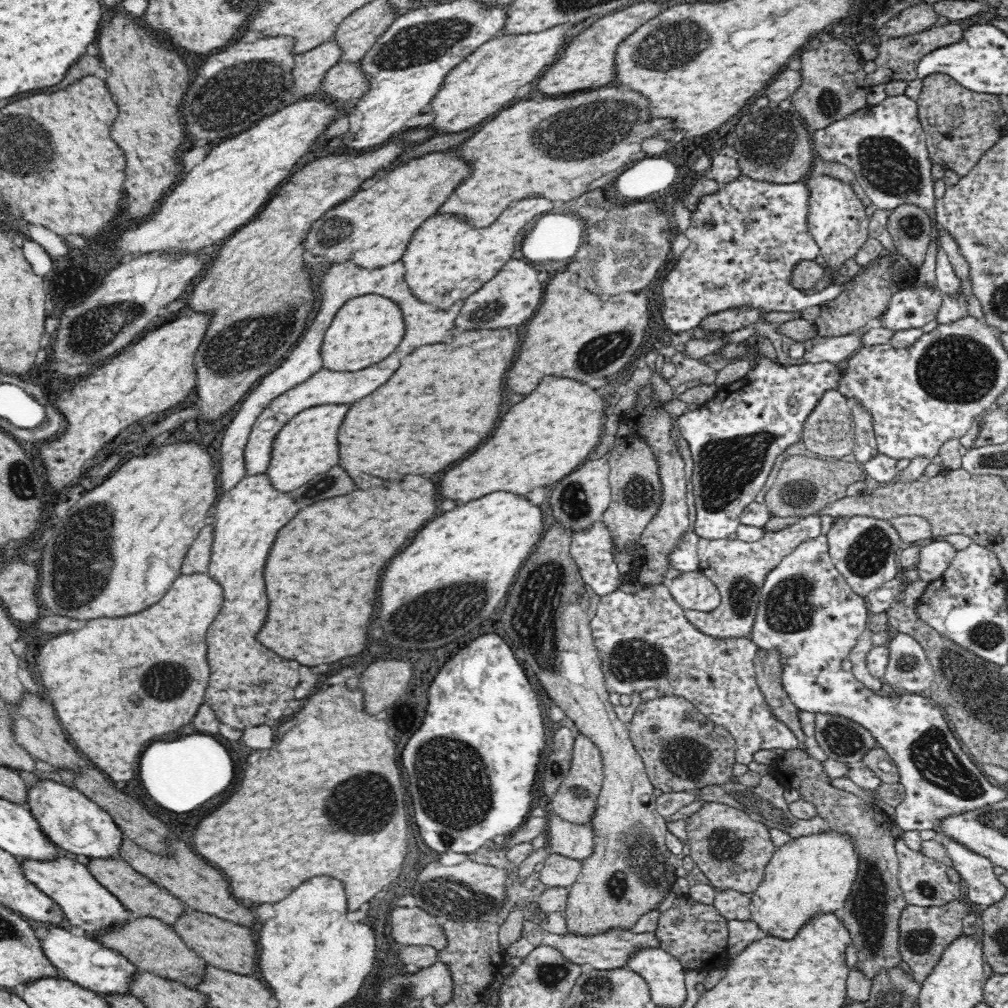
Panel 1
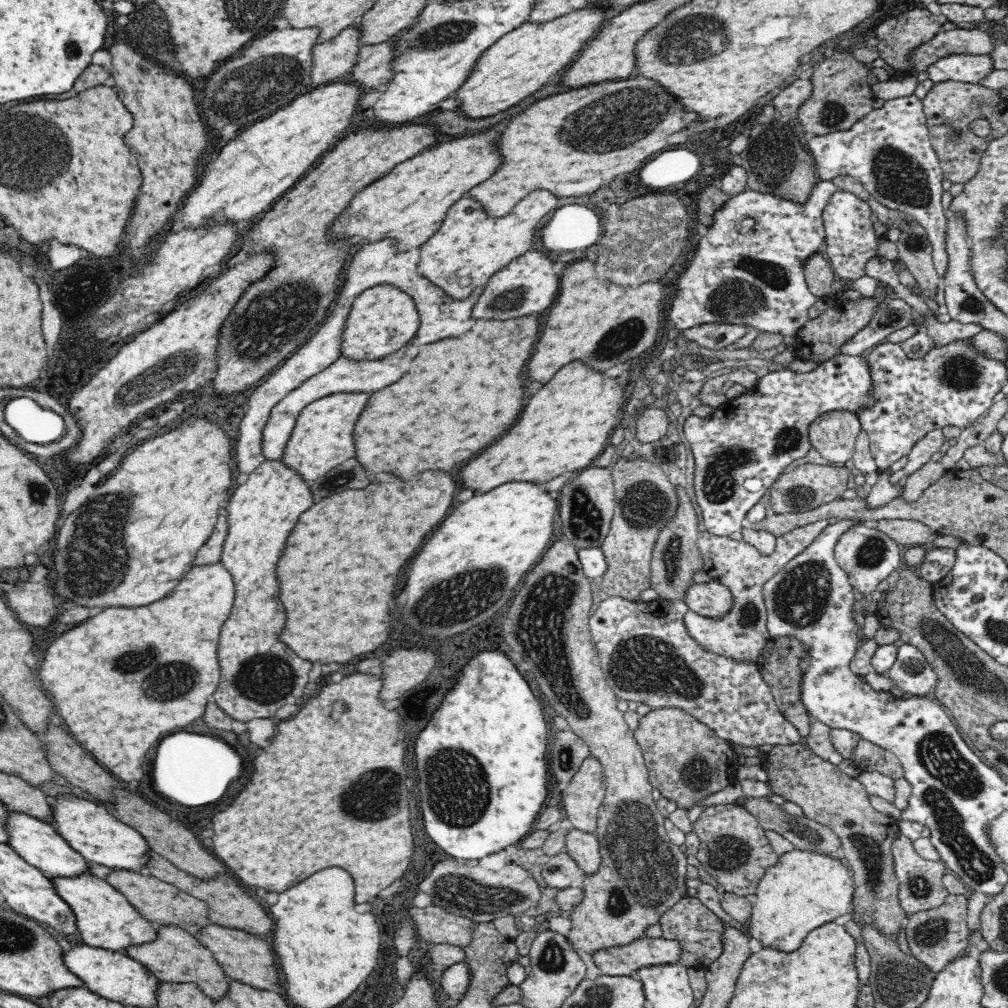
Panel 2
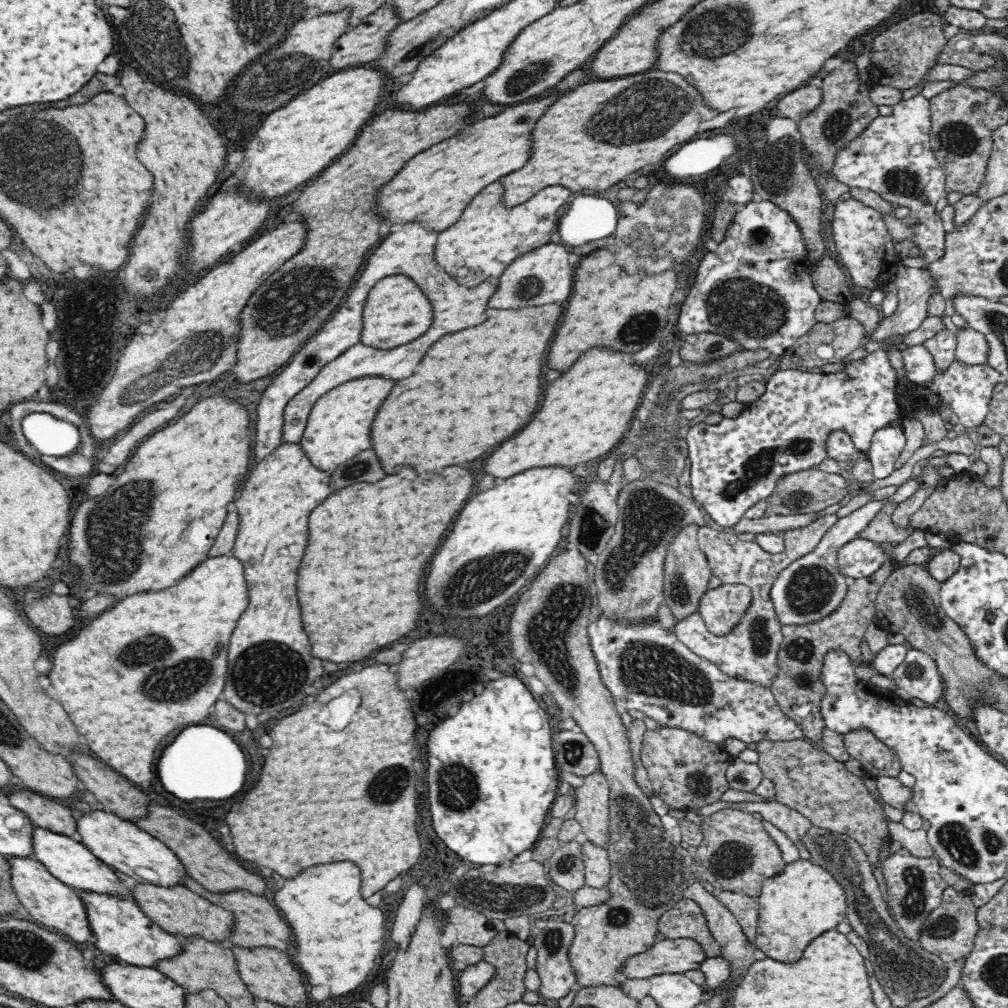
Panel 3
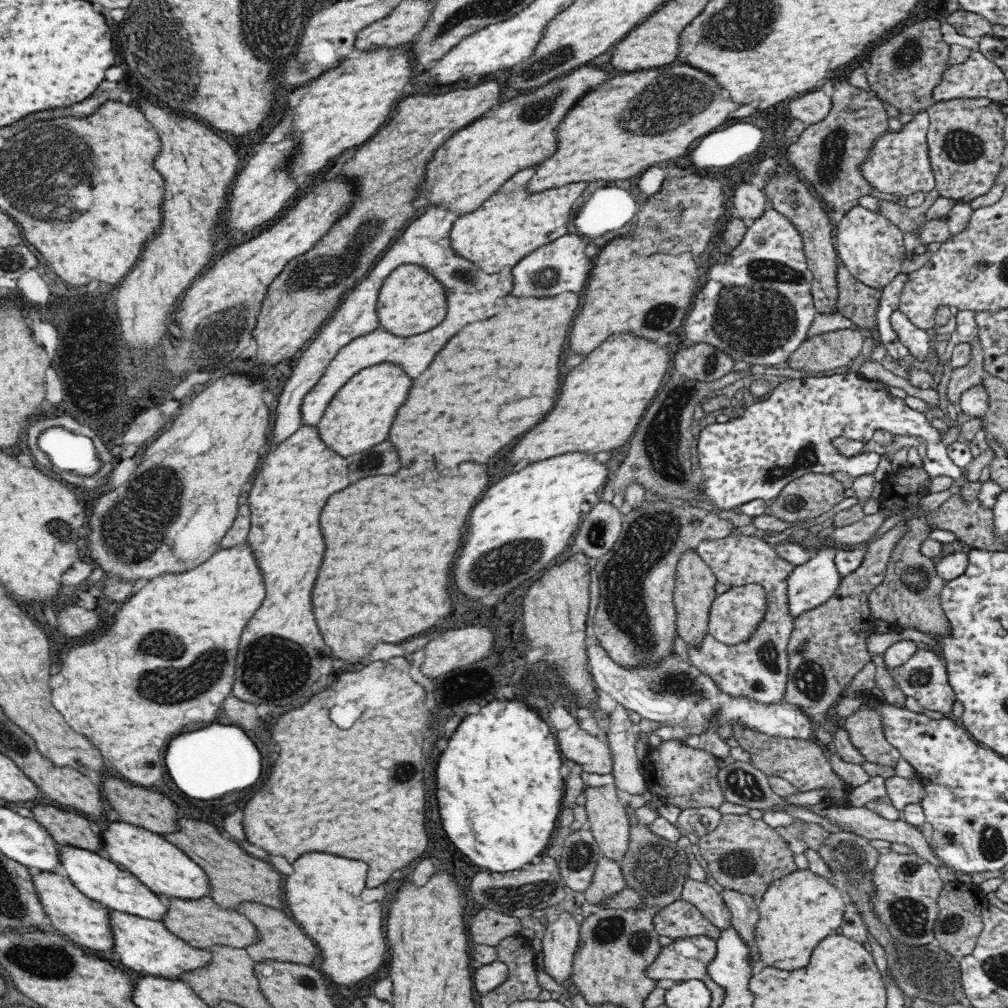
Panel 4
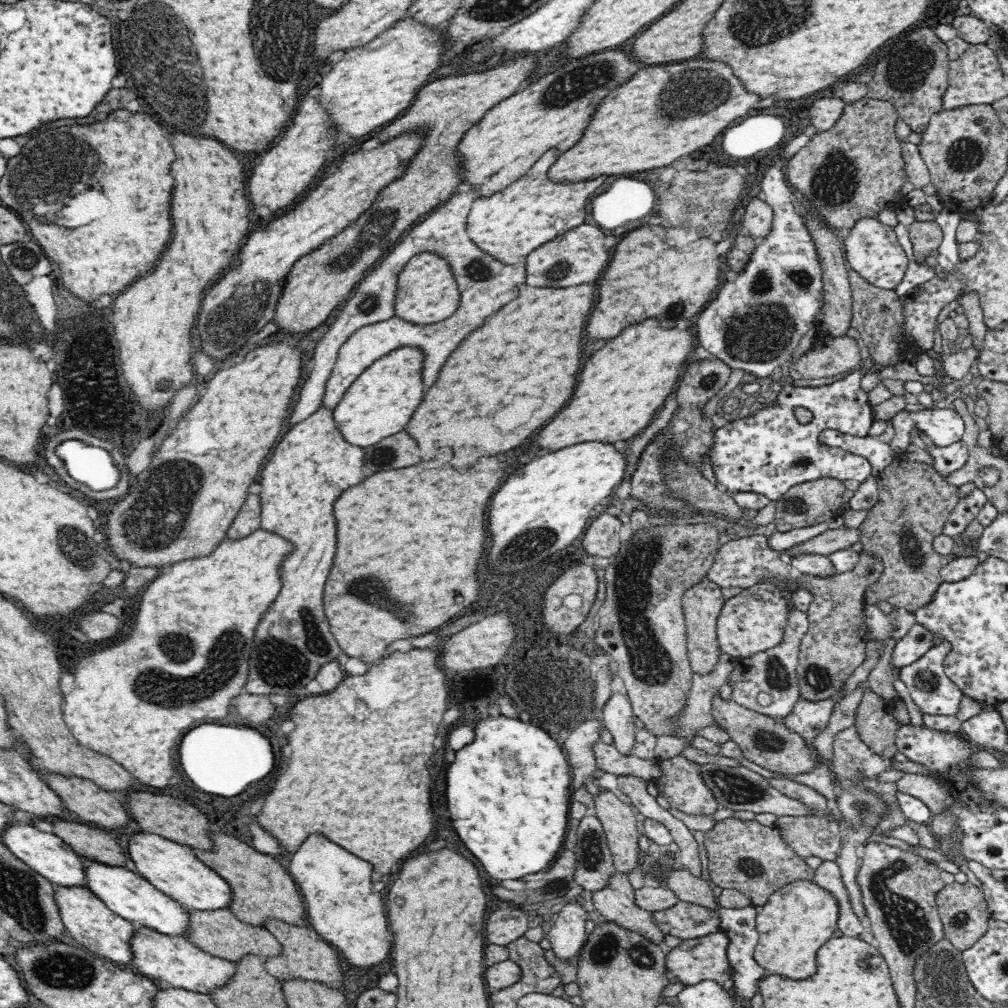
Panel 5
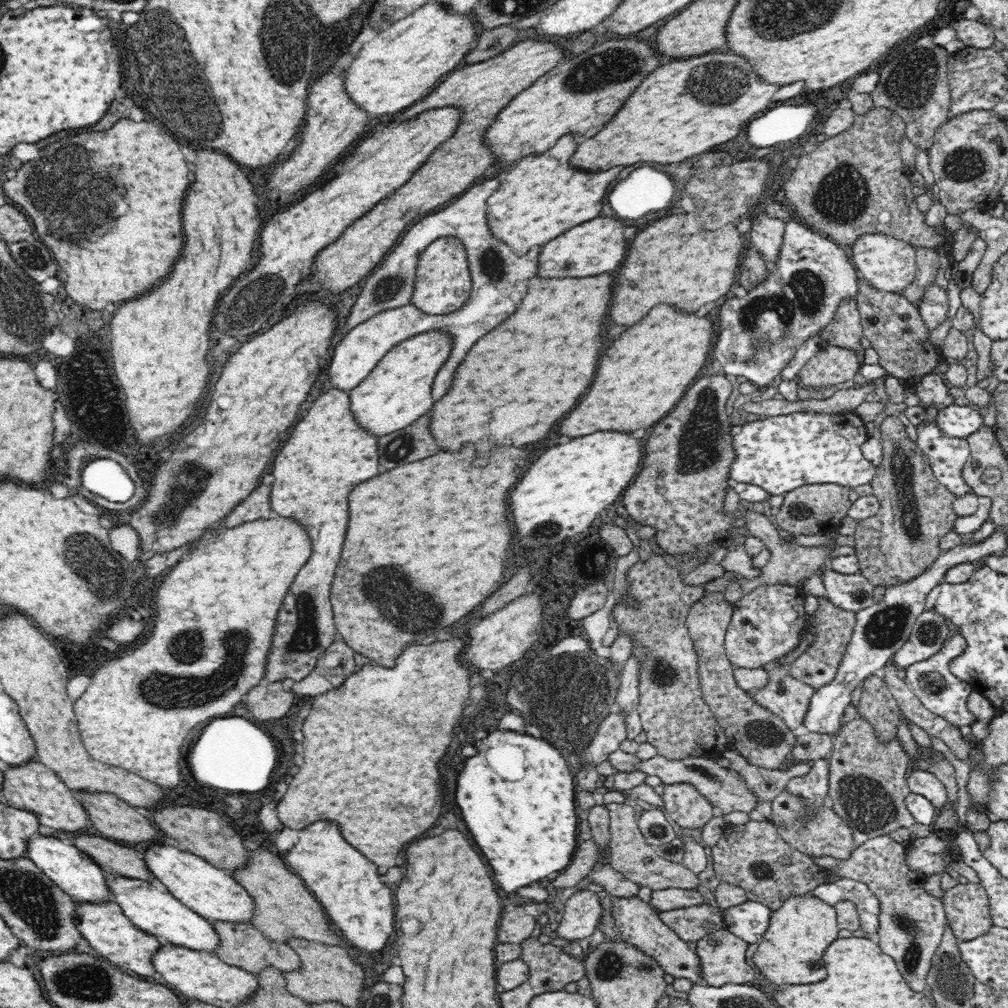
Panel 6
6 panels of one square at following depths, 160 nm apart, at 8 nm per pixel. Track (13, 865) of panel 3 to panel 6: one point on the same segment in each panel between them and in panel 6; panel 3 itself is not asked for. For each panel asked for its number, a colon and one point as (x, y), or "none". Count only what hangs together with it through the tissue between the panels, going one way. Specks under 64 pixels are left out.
4: (85, 921)
5: (89, 922)
6: (104, 926)

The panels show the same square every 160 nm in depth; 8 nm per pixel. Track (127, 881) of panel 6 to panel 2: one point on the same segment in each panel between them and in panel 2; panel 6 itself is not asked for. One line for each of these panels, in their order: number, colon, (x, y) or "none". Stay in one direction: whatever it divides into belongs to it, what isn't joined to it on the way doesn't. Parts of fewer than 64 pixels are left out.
2: (37, 843)
3: (65, 858)
4: (100, 879)
5: (129, 895)

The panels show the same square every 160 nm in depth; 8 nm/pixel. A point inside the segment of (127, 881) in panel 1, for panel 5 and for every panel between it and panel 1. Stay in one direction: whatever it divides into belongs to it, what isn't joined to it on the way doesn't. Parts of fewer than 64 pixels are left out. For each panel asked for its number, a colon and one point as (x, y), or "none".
2: (157, 901)
3: (175, 909)
4: (202, 922)
5: (219, 932)

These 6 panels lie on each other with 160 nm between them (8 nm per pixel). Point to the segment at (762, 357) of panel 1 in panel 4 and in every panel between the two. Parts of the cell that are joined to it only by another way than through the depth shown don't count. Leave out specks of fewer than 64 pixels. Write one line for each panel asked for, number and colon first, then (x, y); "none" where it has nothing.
2: (740, 450)
3: (736, 463)
4: (790, 432)

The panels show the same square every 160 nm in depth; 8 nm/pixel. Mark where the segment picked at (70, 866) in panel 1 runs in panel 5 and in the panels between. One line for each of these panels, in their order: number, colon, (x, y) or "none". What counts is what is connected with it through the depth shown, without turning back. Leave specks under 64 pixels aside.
2: (104, 917)
3: (120, 928)
4: (145, 945)
5: (174, 959)

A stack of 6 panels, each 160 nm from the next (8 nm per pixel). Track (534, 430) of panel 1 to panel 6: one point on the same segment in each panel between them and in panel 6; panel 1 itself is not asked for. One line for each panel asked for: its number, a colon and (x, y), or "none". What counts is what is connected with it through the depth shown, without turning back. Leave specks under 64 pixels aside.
2: (566, 425)
3: (585, 414)
4: (601, 401)
5: (619, 388)
6: (641, 376)

